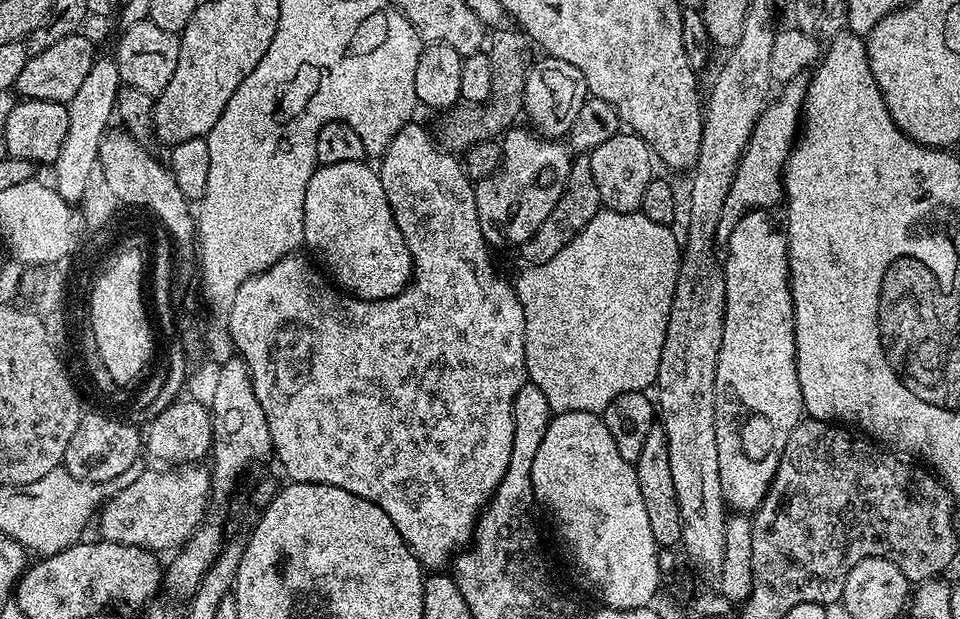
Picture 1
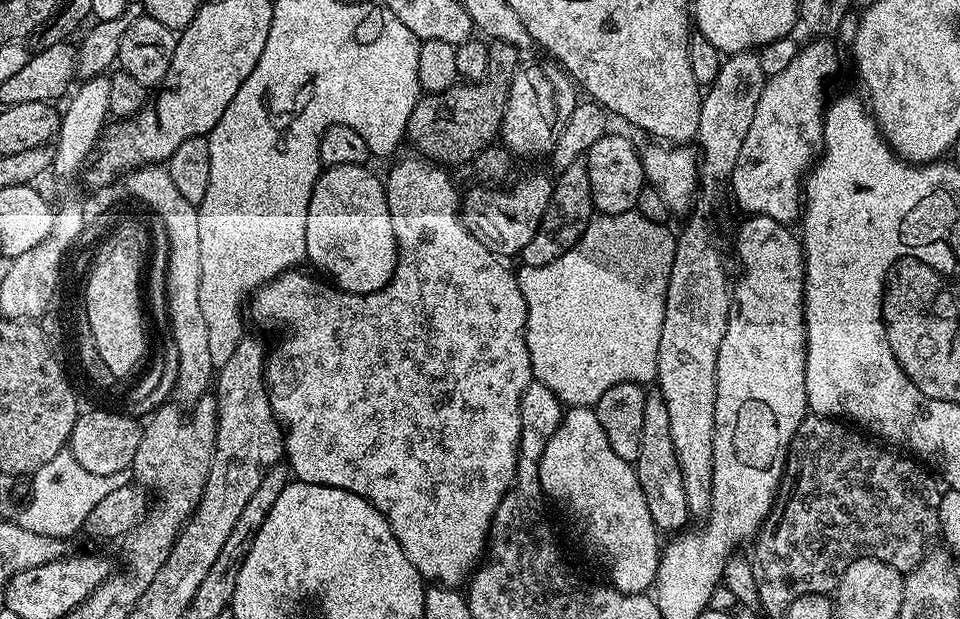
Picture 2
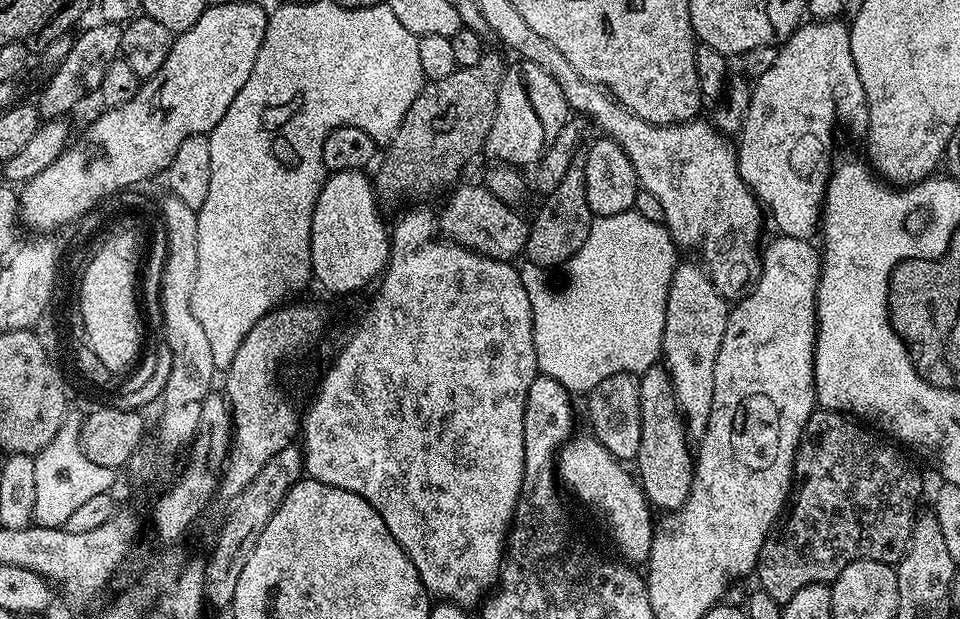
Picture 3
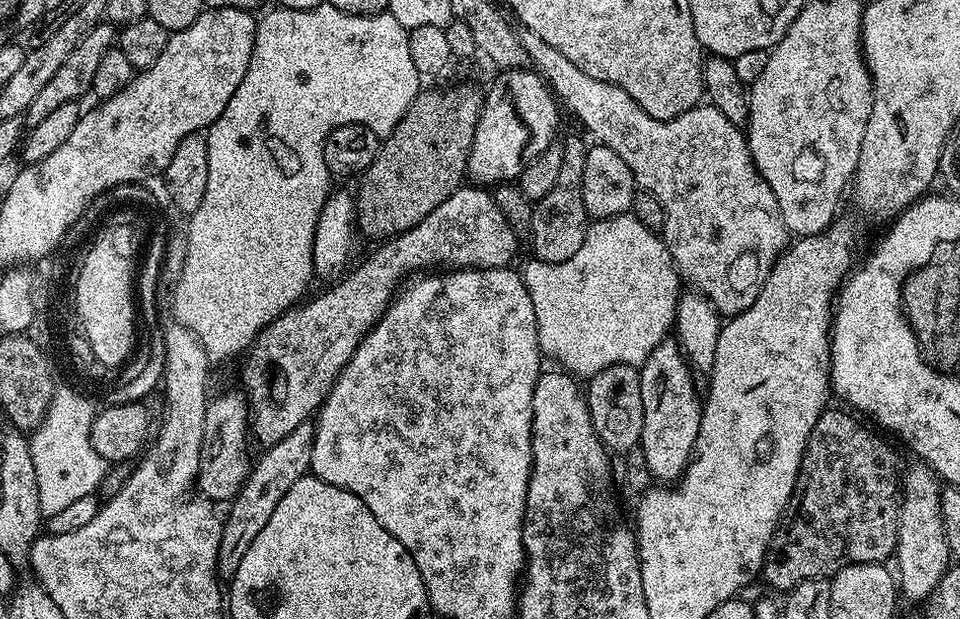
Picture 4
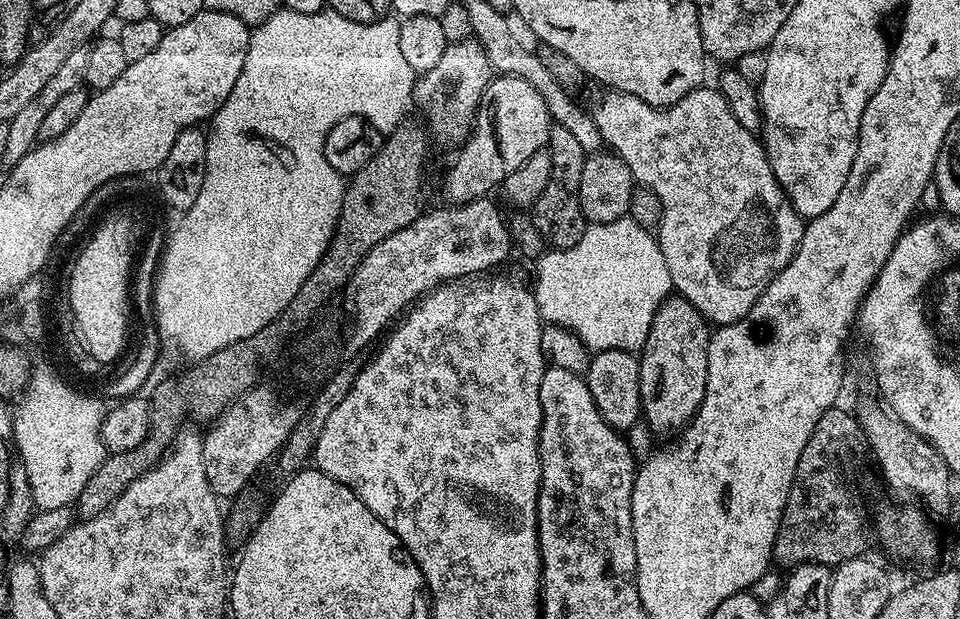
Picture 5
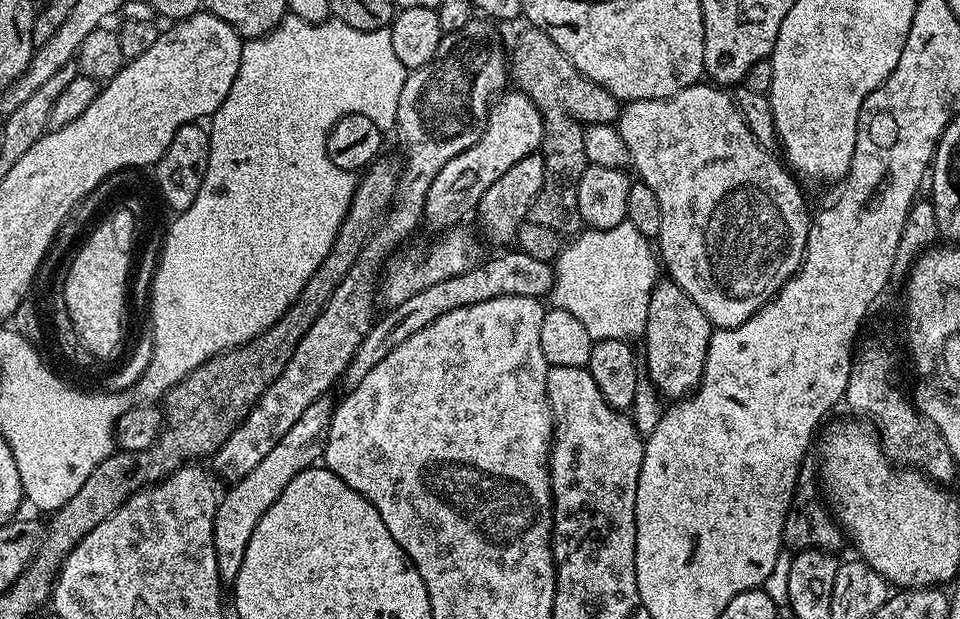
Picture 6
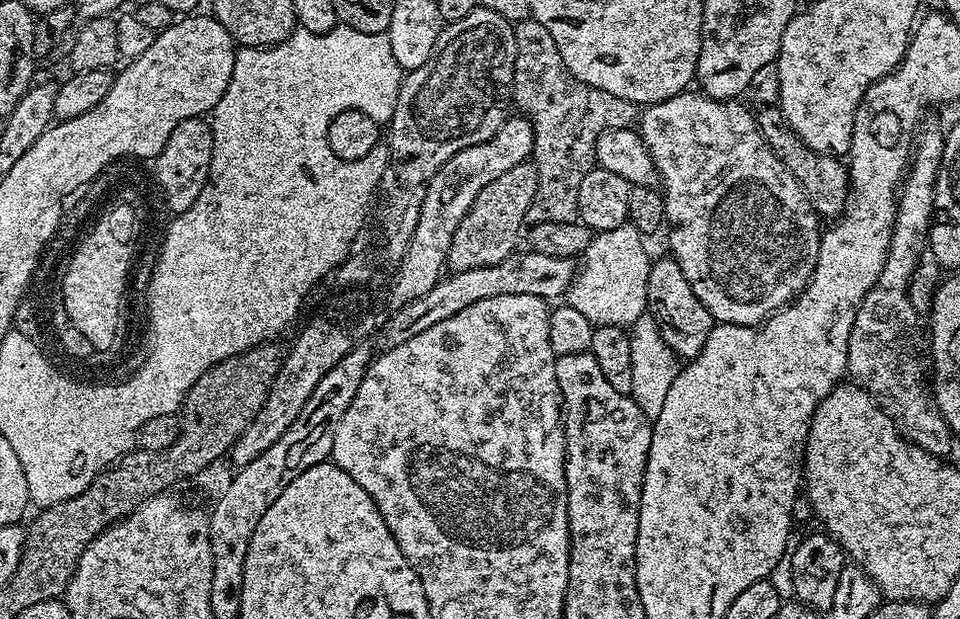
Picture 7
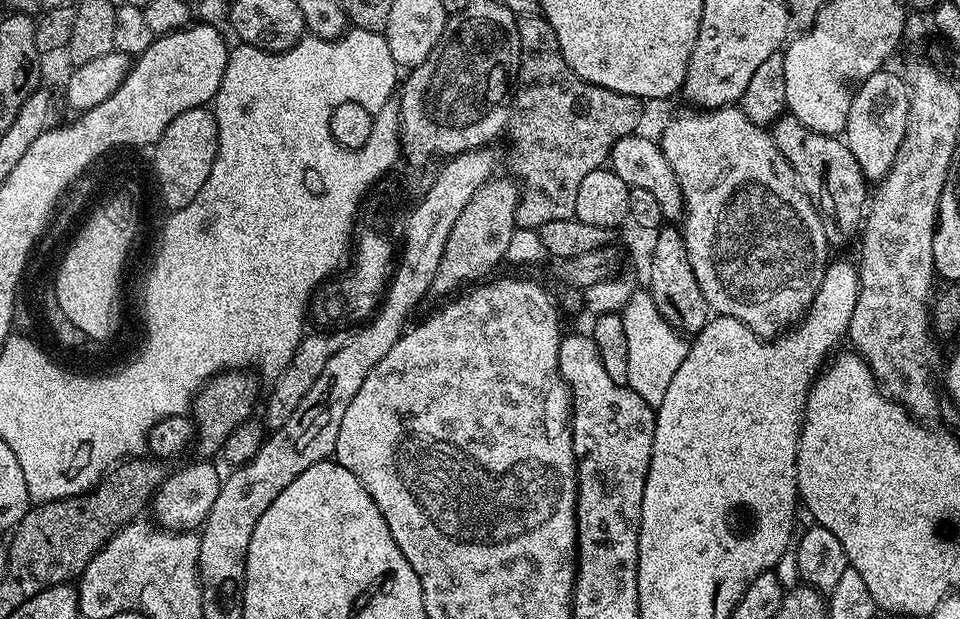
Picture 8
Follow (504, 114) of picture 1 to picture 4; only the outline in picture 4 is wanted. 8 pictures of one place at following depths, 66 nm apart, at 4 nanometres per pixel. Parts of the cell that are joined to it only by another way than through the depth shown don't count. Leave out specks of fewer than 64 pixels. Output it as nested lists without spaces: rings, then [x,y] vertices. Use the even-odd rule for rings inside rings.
[[[452,84],[449,88],[425,87],[415,96],[394,130],[383,137],[374,162],[370,162],[368,169],[359,177],[360,185],[354,188],[356,227],[361,237],[369,236],[372,242],[383,242],[393,236],[401,236],[406,230],[418,226],[434,206],[442,206],[450,194],[462,187],[468,171],[474,130],[483,108],[484,92],[472,84]]]

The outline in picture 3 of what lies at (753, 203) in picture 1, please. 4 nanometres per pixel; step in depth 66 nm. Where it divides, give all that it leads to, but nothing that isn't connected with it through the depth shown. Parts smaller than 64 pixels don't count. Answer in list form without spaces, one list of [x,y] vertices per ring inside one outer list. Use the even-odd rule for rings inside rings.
[[[840,18],[801,23],[800,27],[793,32],[791,38],[779,45],[779,52],[776,60],[774,60],[774,66],[770,67],[770,70],[767,70],[761,76],[755,77],[754,83],[751,85],[752,98],[746,112],[744,125],[738,133],[740,144],[738,140],[736,146],[739,173],[742,174],[743,181],[746,182],[748,188],[755,193],[761,205],[764,205],[767,209],[768,207],[771,209],[768,209],[771,221],[773,218],[775,224],[778,226],[777,231],[786,237],[809,240],[813,239],[815,232],[817,235],[819,231],[819,224],[821,223],[823,215],[825,191],[828,189],[828,180],[834,167],[832,148],[836,136],[836,123],[838,123],[839,120],[845,120],[854,131],[860,132],[860,134],[867,133],[868,130],[868,103],[866,102],[866,94],[862,90],[862,78],[858,78],[858,70],[854,66],[854,54],[850,54],[850,34],[848,33],[848,29],[849,25]]]

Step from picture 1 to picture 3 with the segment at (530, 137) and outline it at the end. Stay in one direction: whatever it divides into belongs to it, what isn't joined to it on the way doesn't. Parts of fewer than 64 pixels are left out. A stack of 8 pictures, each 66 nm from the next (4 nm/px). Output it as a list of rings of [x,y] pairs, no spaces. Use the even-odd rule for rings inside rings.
[[[479,183],[463,184],[451,193],[453,196],[445,202],[444,209],[439,209],[439,231],[451,243],[461,244],[480,256],[489,256],[491,260],[515,261],[515,256],[519,257],[523,253],[524,244],[528,240],[529,221],[523,220],[513,205],[494,198],[488,188]]]

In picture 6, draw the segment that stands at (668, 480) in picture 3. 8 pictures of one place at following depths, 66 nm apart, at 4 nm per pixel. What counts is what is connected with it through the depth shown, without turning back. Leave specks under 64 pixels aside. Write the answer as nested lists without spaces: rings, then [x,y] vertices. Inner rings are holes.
[[[671,278],[657,279],[650,294],[650,310],[642,343],[648,362],[647,379],[665,401],[675,402],[691,396],[700,385],[706,366],[706,354],[713,334],[712,323],[698,310],[698,306]]]

